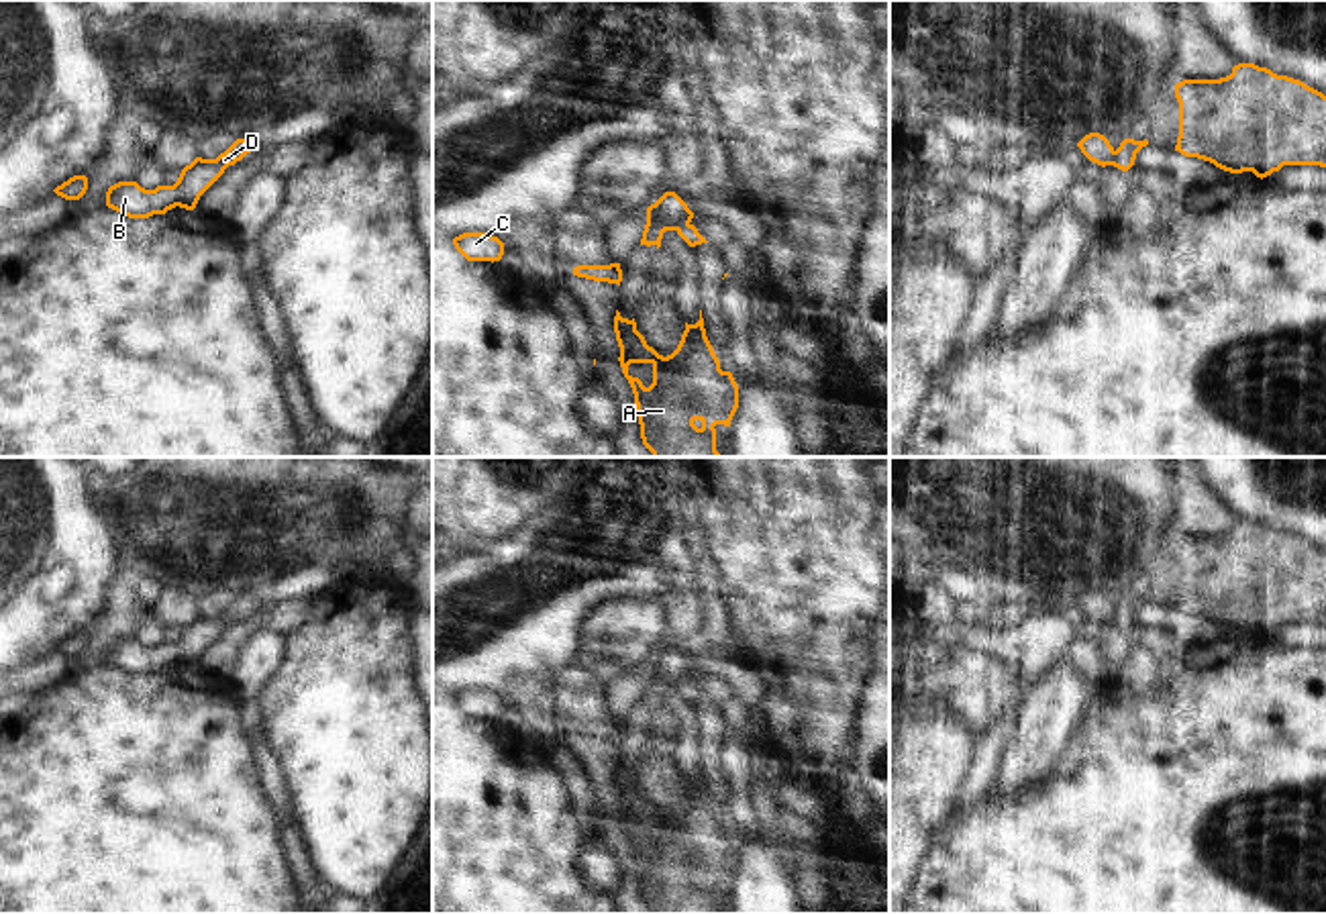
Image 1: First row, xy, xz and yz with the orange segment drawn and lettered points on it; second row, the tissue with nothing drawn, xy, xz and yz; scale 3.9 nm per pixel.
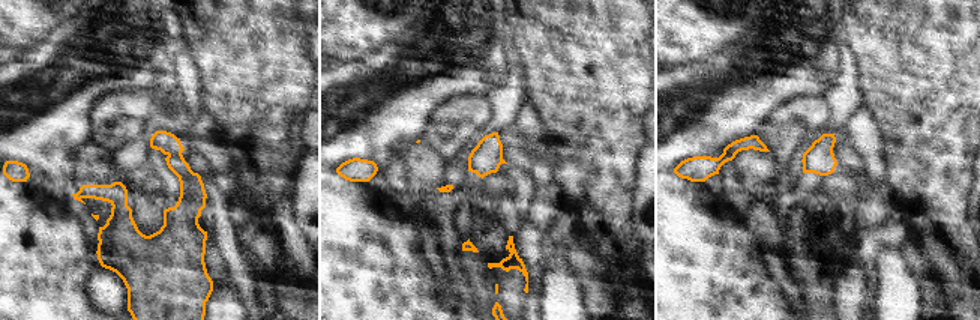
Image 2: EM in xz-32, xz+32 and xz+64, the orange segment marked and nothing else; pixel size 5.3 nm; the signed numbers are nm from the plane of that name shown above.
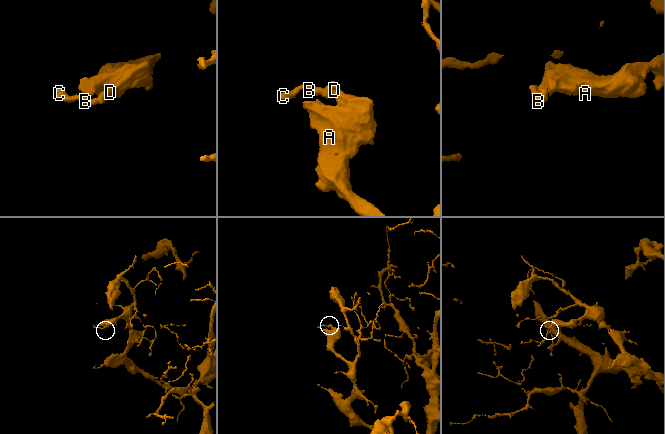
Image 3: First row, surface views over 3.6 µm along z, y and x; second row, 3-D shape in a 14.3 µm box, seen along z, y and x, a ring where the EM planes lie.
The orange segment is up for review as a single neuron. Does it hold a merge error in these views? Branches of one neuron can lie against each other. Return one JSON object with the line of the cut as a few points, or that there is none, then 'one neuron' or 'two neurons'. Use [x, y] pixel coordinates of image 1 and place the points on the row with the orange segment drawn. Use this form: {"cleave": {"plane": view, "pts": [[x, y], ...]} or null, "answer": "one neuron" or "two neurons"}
{"cleave": {"plane": "yz", "pts": [[1114, 151], [1110, 164]]}, "answer": "two neurons"}

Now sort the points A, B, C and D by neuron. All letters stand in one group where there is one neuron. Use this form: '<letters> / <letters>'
A / B C D

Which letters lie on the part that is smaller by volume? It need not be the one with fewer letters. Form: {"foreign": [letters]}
{"foreign": ["B", "C", "D"]}

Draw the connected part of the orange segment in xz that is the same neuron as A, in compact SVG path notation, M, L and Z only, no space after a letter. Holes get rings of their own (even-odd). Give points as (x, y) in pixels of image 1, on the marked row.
M618 310L614 333L620 347L618 361L634 394L641 439L653 457L722 457L716 451L714 426L730 426L738 408L738 386L730 371L720 369L720 361L706 337L702 310L696 324L685 322L677 349L667 357L647 345L645 337L636 331L634 318L622 318ZM630 363L653 365L653 384L649 388L628 373Z

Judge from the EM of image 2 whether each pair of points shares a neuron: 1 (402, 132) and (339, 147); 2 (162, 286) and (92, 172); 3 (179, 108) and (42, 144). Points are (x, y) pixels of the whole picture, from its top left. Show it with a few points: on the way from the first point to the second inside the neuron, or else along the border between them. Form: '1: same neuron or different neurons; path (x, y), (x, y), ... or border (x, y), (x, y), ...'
1: same neuron; path (387, 132), (354, 132)
2: same neuron; path (137, 257), (120, 241), (119, 200)
3: same neuron; path (147, 78), (102, 78), (72, 108)

